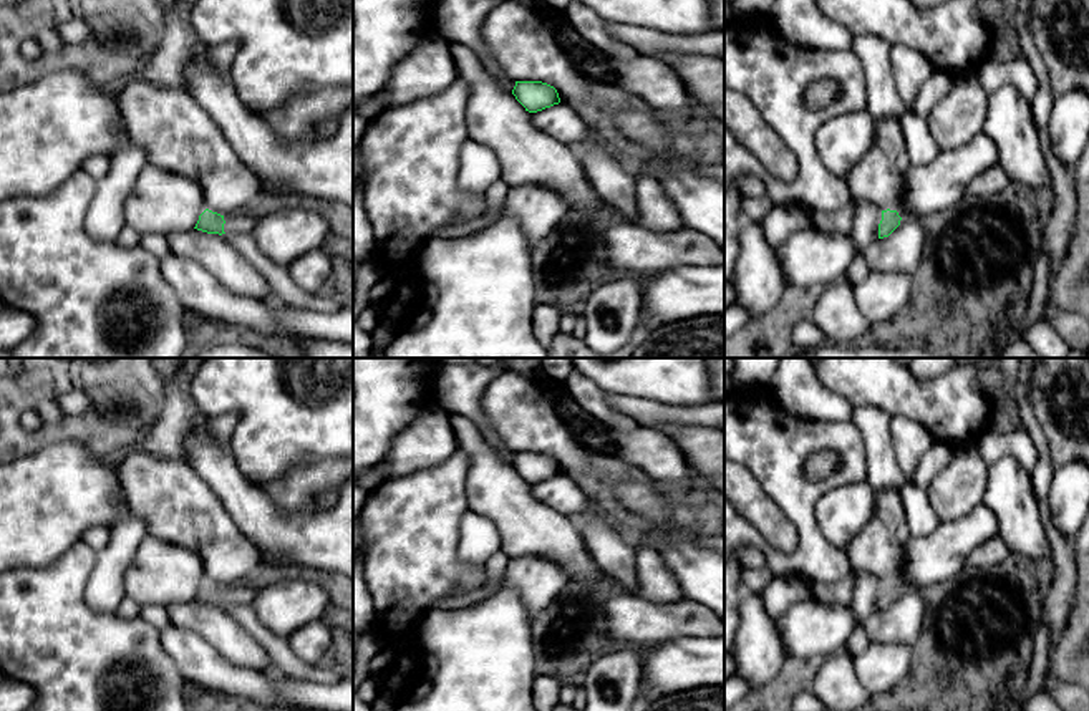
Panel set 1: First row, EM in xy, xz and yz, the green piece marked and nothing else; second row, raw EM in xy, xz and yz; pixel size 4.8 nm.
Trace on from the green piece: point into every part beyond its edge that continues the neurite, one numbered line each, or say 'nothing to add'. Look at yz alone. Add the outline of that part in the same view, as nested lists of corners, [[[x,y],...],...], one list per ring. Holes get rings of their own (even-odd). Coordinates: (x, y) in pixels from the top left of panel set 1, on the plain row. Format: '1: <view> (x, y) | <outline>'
nothing to add

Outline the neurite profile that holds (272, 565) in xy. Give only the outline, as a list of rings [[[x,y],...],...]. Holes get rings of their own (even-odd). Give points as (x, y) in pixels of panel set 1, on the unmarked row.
[[[260,552],[262,567],[260,575],[264,577],[278,577],[290,573],[310,573],[308,570],[298,567],[293,560],[283,559],[269,552]]]

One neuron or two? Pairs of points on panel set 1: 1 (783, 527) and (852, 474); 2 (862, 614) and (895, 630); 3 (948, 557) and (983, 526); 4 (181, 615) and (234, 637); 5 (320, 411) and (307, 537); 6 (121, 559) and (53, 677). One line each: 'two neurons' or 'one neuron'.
1: two neurons
2: two neurons
3: one neuron
4: one neuron
5: two neurons
6: two neurons

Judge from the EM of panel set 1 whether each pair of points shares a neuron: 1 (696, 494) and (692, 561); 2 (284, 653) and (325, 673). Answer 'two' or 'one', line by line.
1: two
2: one

